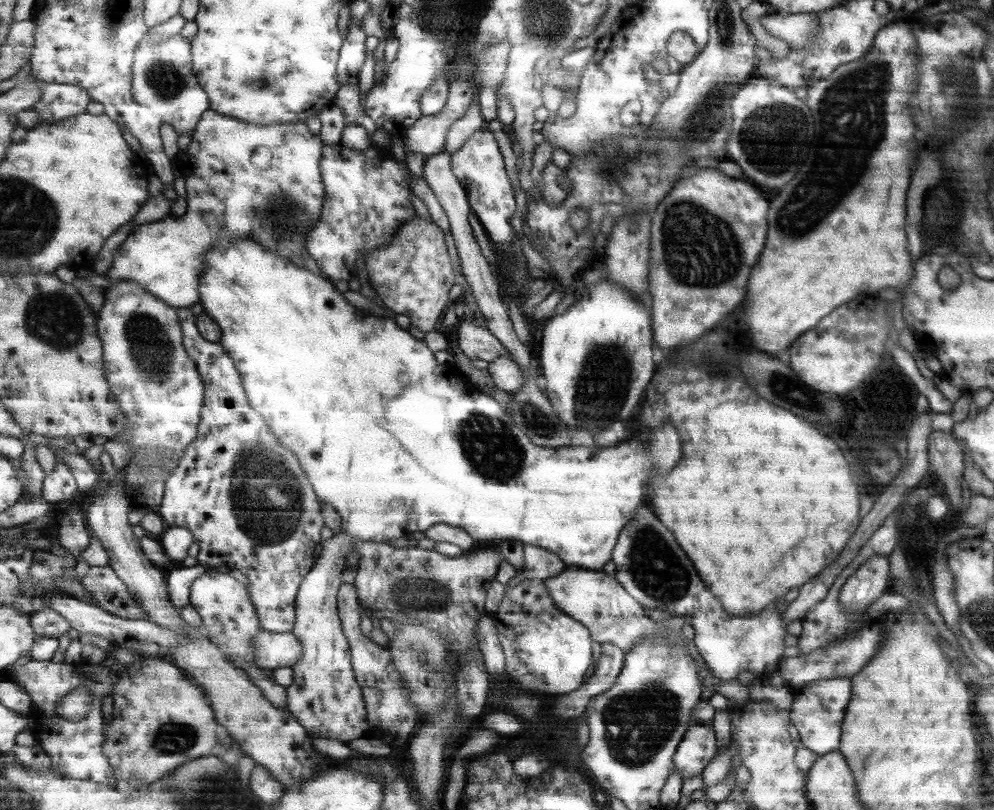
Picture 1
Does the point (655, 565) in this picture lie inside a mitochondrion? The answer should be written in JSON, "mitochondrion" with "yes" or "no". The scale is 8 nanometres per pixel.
{"mitochondrion":"yes"}

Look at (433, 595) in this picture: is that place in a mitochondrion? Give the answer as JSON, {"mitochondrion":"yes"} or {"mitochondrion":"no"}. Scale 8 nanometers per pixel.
{"mitochondrion":"yes"}

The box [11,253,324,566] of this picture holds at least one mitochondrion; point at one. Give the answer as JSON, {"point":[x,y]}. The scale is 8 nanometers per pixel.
{"point":[48,317]}

